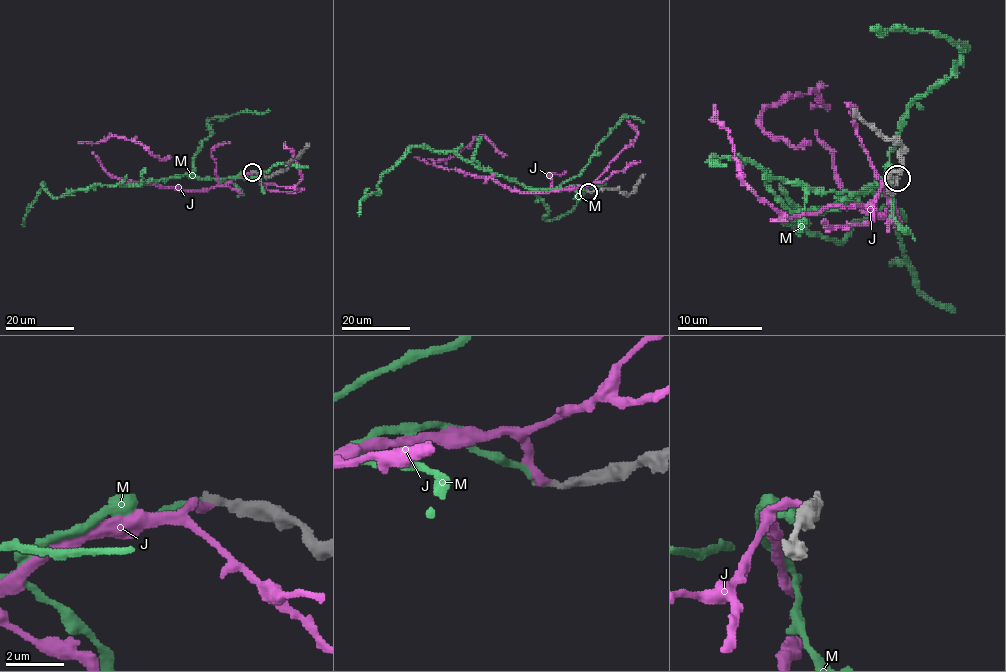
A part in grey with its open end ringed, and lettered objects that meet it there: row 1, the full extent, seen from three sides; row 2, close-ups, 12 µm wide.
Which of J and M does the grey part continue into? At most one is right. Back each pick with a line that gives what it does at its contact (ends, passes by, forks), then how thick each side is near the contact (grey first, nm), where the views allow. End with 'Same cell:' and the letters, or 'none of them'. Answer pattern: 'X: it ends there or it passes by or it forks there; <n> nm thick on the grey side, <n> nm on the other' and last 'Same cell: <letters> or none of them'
M: it ends there; 280 nm thick on the grey side, 240 nm on the other
Same cell: M

